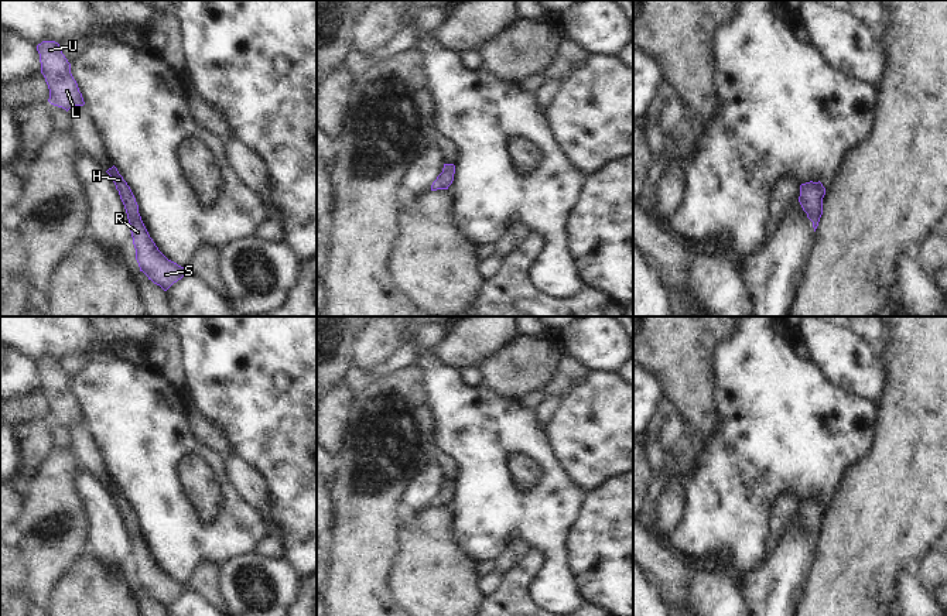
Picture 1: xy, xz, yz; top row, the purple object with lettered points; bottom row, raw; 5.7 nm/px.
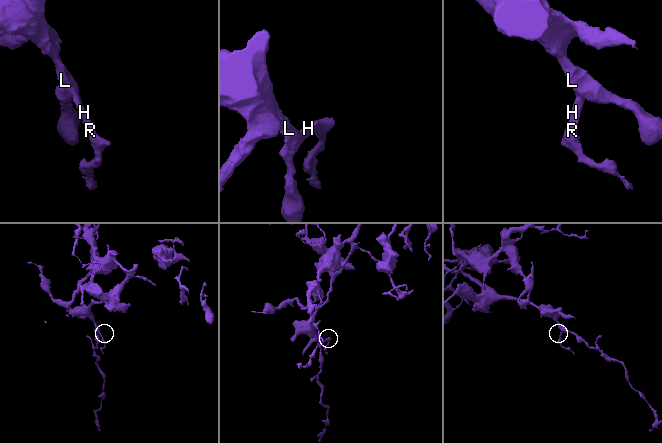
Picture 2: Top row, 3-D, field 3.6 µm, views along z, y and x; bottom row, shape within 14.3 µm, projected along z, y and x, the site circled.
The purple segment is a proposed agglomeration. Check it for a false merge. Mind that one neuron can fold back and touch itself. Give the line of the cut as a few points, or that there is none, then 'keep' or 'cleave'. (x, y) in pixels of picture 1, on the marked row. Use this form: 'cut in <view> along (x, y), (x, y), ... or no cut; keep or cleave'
no cut; keep

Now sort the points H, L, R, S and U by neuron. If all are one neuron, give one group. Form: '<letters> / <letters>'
H L R S U

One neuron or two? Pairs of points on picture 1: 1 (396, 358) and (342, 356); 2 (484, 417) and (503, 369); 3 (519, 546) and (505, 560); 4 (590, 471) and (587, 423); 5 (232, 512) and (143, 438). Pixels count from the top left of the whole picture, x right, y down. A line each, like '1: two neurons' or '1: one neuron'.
1: two neurons
2: two neurons
3: one neuron
4: one neuron
5: one neuron

